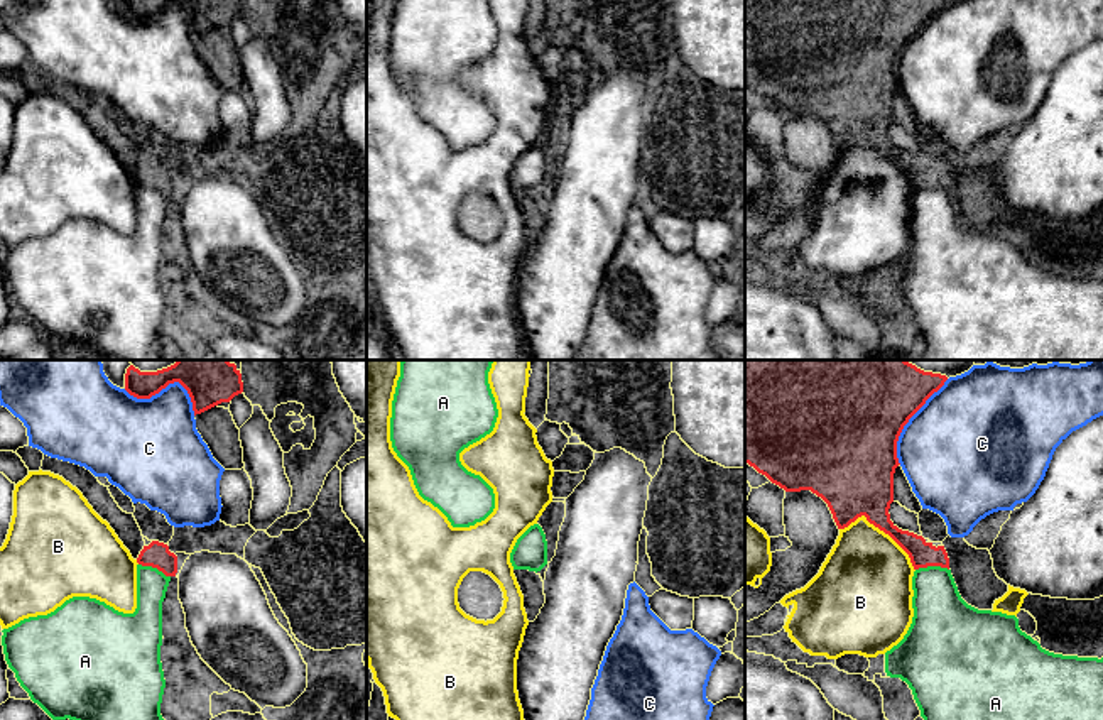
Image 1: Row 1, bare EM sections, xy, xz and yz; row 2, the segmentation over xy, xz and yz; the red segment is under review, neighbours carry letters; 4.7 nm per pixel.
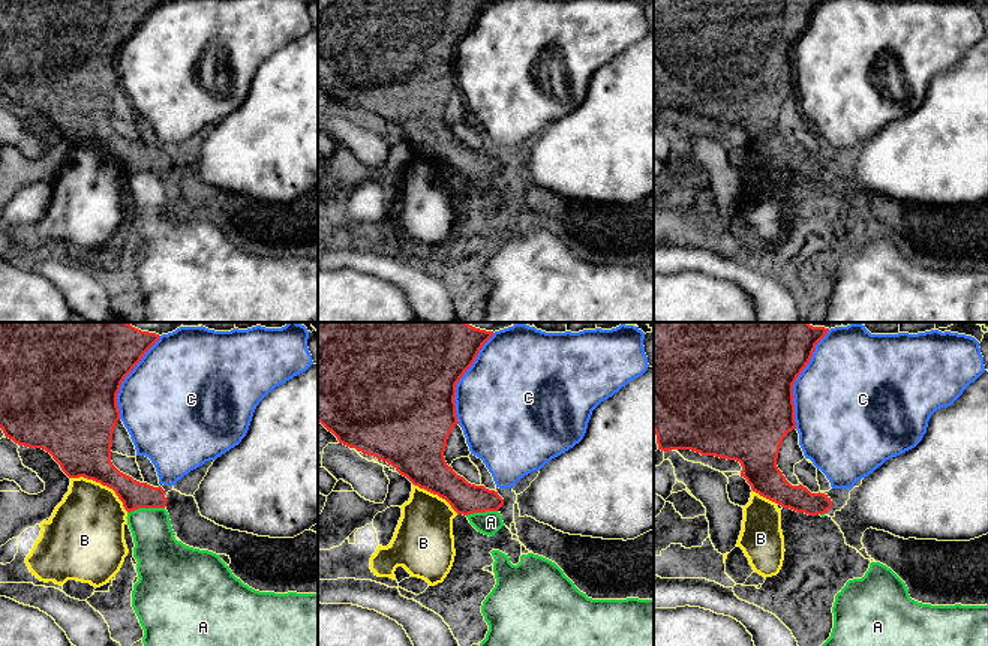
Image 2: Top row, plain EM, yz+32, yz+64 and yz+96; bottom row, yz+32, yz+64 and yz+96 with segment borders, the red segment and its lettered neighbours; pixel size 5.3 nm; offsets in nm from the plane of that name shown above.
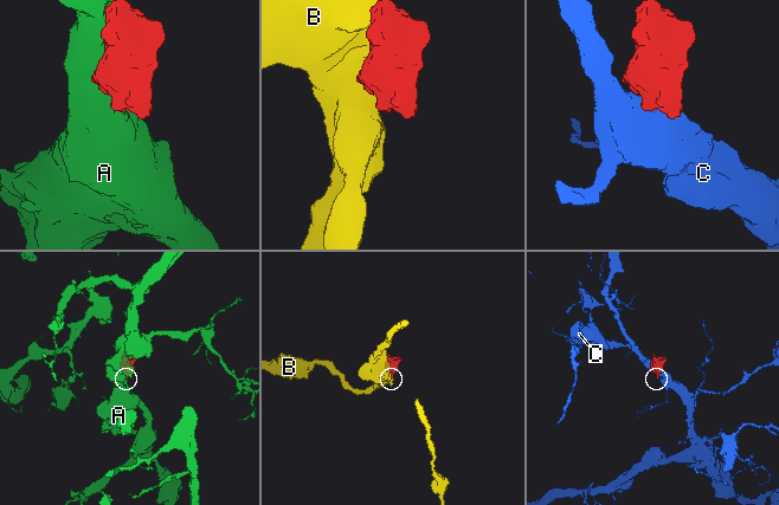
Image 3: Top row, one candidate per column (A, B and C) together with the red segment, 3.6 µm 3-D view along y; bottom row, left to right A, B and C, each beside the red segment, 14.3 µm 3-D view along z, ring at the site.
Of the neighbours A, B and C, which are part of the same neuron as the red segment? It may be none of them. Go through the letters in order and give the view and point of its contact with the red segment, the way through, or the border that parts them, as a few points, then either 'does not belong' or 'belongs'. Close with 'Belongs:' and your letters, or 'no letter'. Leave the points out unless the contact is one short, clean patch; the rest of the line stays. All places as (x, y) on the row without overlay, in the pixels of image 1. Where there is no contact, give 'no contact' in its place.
A: yz (931, 186) | along yz (948, 190), (919, 188), (916, 191) | does not belong
B: yz (882, 151) | does not belong
C: xy (168, 5) | does not belong
Belongs: no letter

